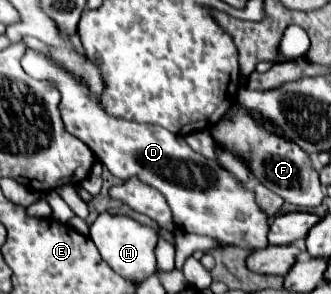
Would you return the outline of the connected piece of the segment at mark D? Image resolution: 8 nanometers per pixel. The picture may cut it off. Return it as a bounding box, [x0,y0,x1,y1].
[22,49,302,275]

